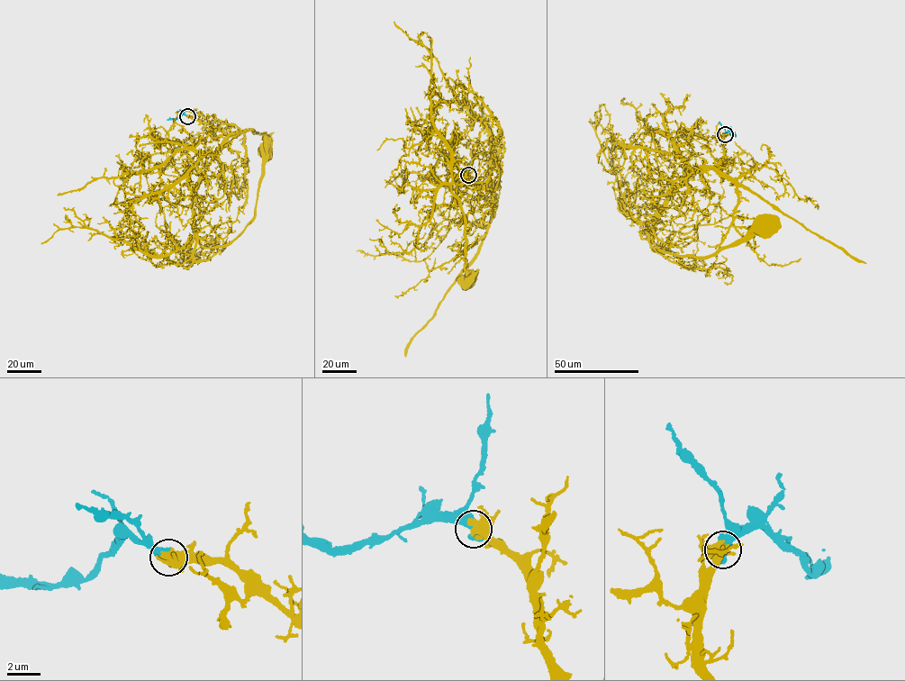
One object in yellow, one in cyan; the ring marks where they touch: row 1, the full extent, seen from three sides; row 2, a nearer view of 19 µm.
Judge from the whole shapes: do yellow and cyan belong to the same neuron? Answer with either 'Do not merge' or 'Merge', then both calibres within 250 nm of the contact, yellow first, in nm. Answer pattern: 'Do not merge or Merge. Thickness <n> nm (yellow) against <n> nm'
Merge. Thickness 400 nm (yellow) against 440 nm

